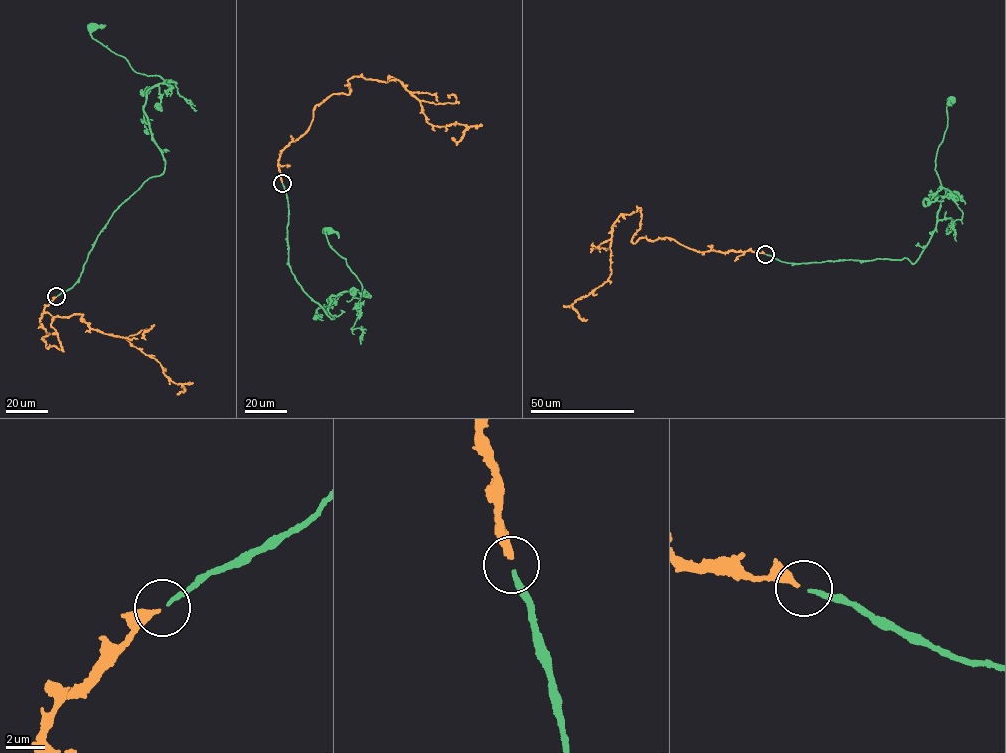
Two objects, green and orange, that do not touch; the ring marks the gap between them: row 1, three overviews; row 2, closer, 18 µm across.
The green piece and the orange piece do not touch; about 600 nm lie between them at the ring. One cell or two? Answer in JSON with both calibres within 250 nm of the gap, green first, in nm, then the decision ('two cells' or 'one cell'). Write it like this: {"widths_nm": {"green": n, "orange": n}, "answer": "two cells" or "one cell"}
{"widths_nm": {"green": 220, "orange": 320}, "answer": "one cell"}

